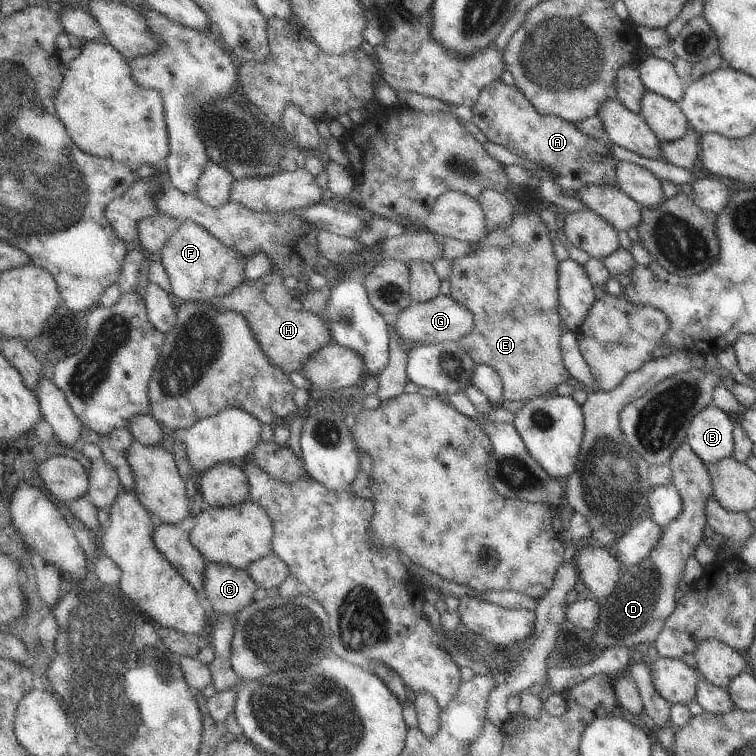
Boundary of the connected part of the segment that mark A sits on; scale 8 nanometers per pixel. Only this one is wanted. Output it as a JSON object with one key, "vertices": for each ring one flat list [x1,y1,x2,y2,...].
{"vertices":[[498,78,492,84,484,86,471,111,471,121,478,126,488,141,504,146,512,154,528,162,542,162,546,169,556,174,555,182,566,196,576,198,576,194,588,184,616,185,617,162,610,152,613,145,611,142,606,146,605,142,594,140,580,132,572,122,538,113,514,85,507,85]]}

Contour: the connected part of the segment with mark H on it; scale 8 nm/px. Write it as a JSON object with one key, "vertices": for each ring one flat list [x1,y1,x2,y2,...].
{"vertices":[[264,275,264,278,253,281,244,278,230,294,219,298,218,312,240,312,246,318,258,346,268,356,270,364,286,372,298,373,298,370,302,370,304,364,308,362,310,354,318,352,320,348,332,342,332,336,328,334,328,328,322,322,322,317,295,306,295,292,288,289,283,282,278,284,272,282,274,282,272,276,266,278]]}

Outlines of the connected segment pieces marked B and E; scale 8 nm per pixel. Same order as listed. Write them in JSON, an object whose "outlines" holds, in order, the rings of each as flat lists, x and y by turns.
{"outlines":[[[711,403,692,419,686,440,708,466,733,456,733,428,732,416]],[[516,210,508,226,489,225,486,236,472,243,472,254,456,258,449,276,452,297,460,306,474,314,474,328,460,341,475,364,492,366,502,380,503,398,522,400,552,396,556,388,571,376,566,370,560,350,564,328,560,318,558,268,560,261,554,251,551,233,538,213,520,214]]]}

